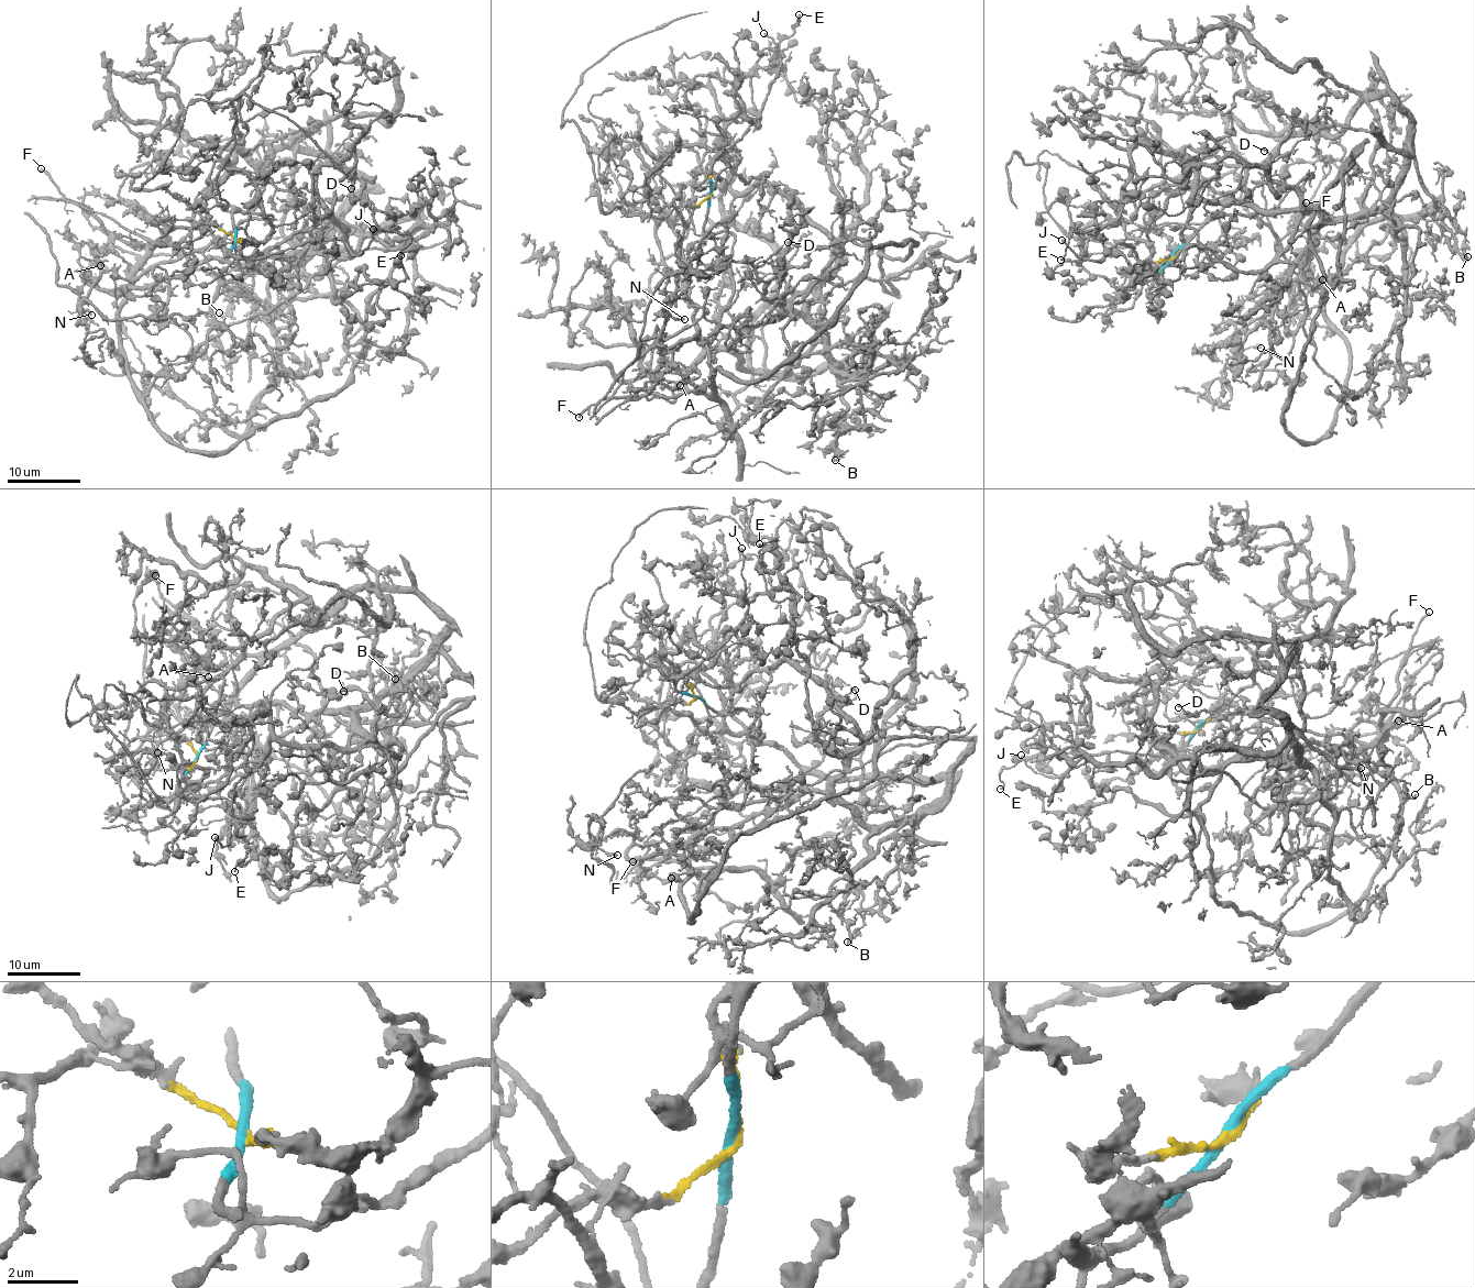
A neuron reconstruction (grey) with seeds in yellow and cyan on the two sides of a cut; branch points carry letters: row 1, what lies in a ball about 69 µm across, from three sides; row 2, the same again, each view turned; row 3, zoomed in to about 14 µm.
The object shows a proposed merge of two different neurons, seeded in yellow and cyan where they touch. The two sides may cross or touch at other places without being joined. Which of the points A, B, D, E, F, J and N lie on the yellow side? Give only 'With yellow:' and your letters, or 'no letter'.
With yellow: A, B, D, E, N

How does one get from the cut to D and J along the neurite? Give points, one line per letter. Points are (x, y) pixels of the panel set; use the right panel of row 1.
D: (1173, 257), (1146, 266), (1174, 262), (1192, 197), (1299, 202), (1311, 176), (1294, 188), (1267, 176), (1264, 151)
J: (1173, 257), (1152, 278), (1143, 283), (1133, 246), (1116, 244), (1096, 261), (1079, 259), (1061, 239)

